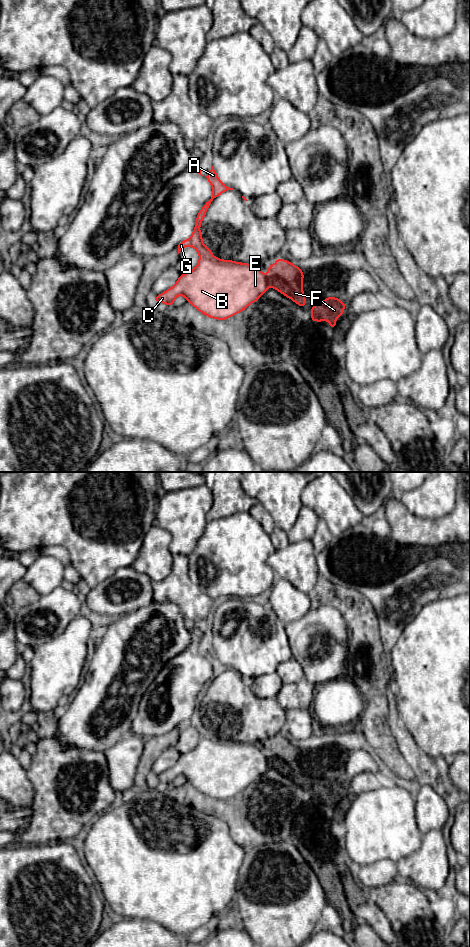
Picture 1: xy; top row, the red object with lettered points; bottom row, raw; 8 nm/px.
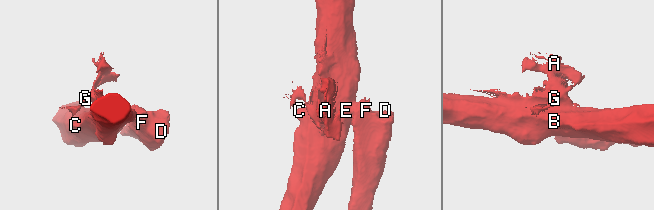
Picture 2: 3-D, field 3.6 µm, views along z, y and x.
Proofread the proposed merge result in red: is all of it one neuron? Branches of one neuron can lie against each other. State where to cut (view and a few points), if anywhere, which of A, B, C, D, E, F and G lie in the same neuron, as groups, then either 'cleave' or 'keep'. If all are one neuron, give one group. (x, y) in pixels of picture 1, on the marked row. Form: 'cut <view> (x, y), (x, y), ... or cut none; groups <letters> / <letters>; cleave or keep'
cut xy (266, 278), (269, 286); groups A B C E G / D F; cleave

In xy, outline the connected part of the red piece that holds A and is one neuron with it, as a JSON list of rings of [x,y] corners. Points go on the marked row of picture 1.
[[[212,164],[209,174],[203,177],[211,184],[213,195],[199,211],[195,221],[195,228],[190,238],[180,242],[176,247],[179,254],[184,247],[192,246],[199,253],[199,262],[190,272],[180,274],[180,277],[174,286],[152,300],[154,302],[165,303],[168,306],[172,306],[175,298],[179,295],[183,295],[199,312],[213,319],[225,320],[245,310],[253,302],[256,302],[266,292],[269,285],[268,279],[254,264],[219,259],[214,257],[211,250],[203,244],[200,225],[209,206],[220,194],[227,190],[234,190],[233,188],[224,185],[219,180]]]

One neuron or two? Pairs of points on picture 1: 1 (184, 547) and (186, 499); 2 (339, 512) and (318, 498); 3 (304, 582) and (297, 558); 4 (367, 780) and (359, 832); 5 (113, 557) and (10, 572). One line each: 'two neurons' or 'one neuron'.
1: one neuron
2: one neuron
3: one neuron
4: two neurons
5: two neurons

